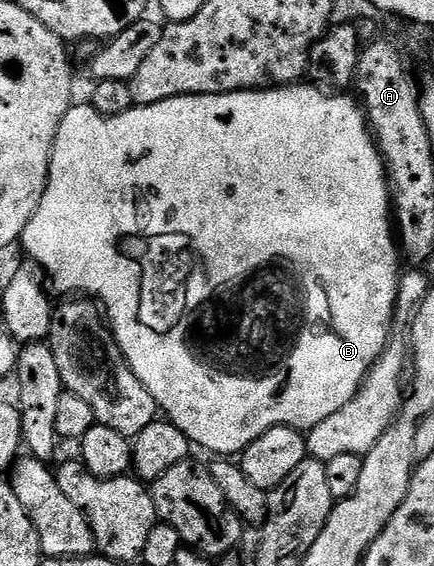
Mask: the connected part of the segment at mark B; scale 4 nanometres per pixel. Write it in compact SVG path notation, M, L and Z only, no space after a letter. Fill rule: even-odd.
M309 81L290 83L288 85L270 85L255 91L232 91L218 95L180 95L171 97L167 101L159 101L155 105L146 107L133 106L127 113L118 115L101 115L91 105L85 107L70 106L65 115L65 122L59 125L55 153L49 162L49 184L43 193L43 201L39 201L39 209L23 229L19 240L19 247L26 251L28 258L36 263L38 268L47 276L48 282L53 282L54 292L62 291L65 297L80 293L85 297L92 297L103 308L107 322L113 335L117 338L119 349L125 355L125 361L130 369L143 381L151 397L157 402L158 408L167 414L168 422L173 423L189 439L190 444L206 447L214 451L217 457L237 457L245 450L251 441L255 441L267 429L288 425L298 429L312 429L319 421L331 417L331 413L339 413L343 405L350 403L357 395L365 375L372 367L373 362L385 351L385 345L393 329L393 313L397 310L401 284L401 263L403 256L399 250L399 239L395 234L395 219L391 214L391 184L381 157L381 148L375 142L375 136L366 119L364 110L356 98L349 93L326 93L321 87ZM193 279L197 279L197 300L189 307L193 299Z

